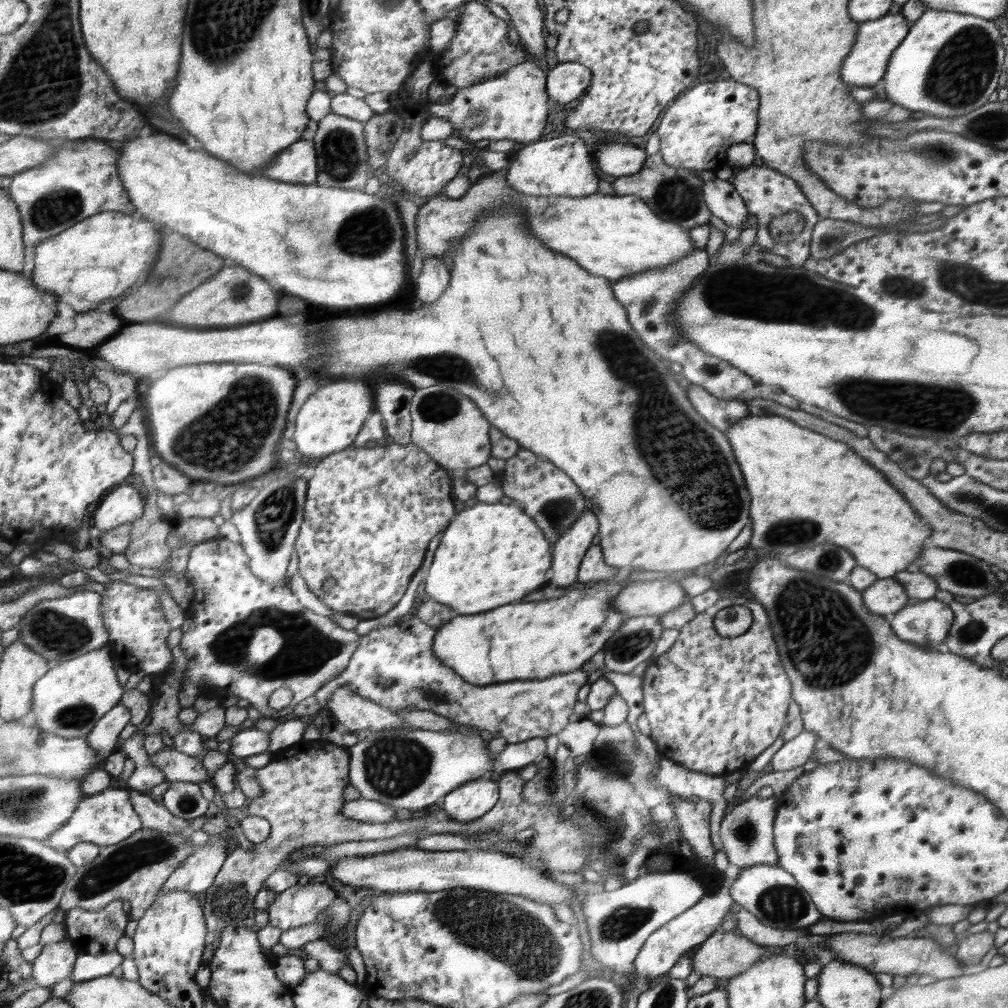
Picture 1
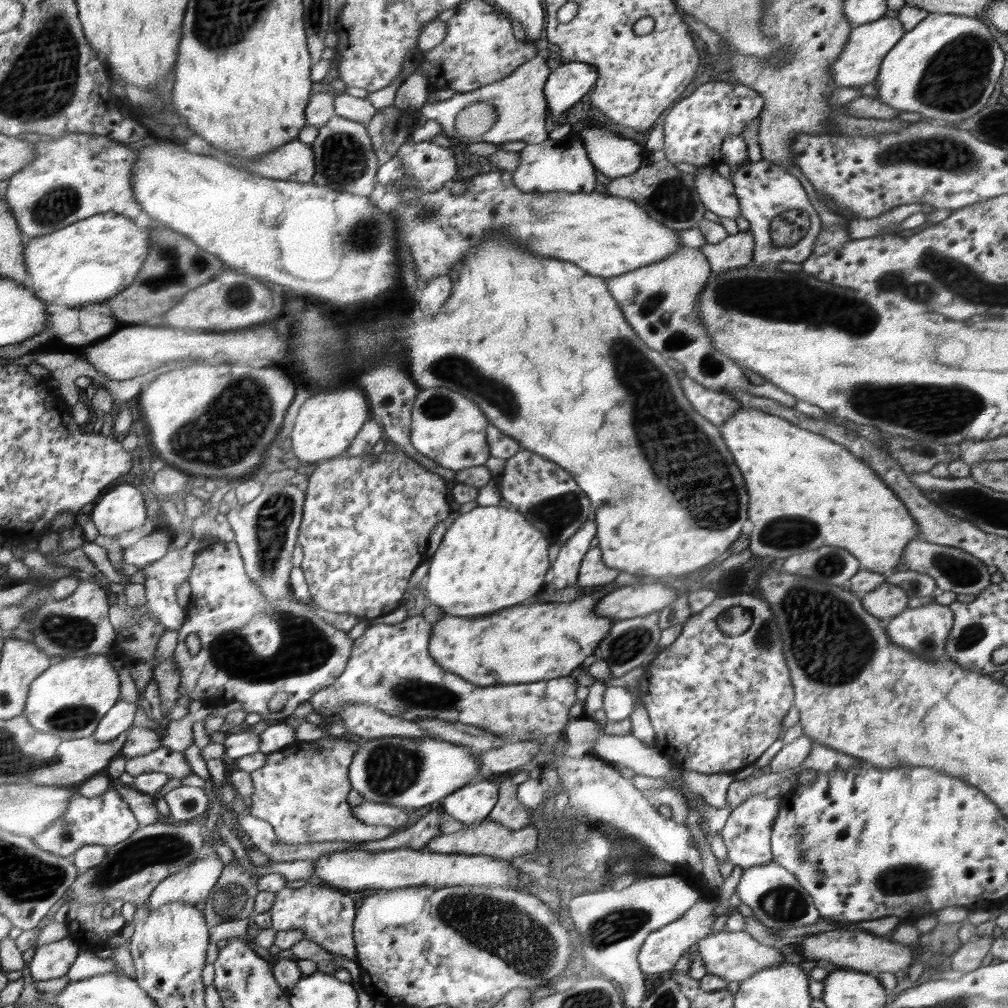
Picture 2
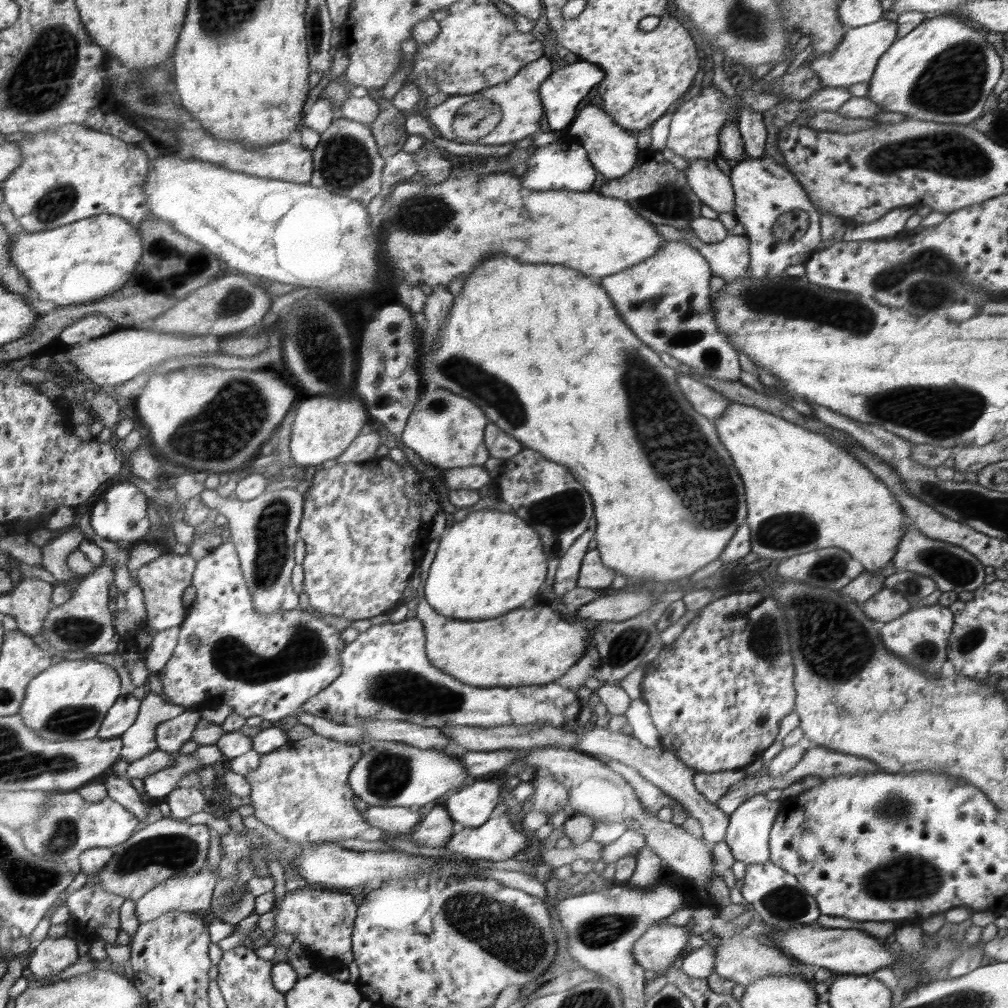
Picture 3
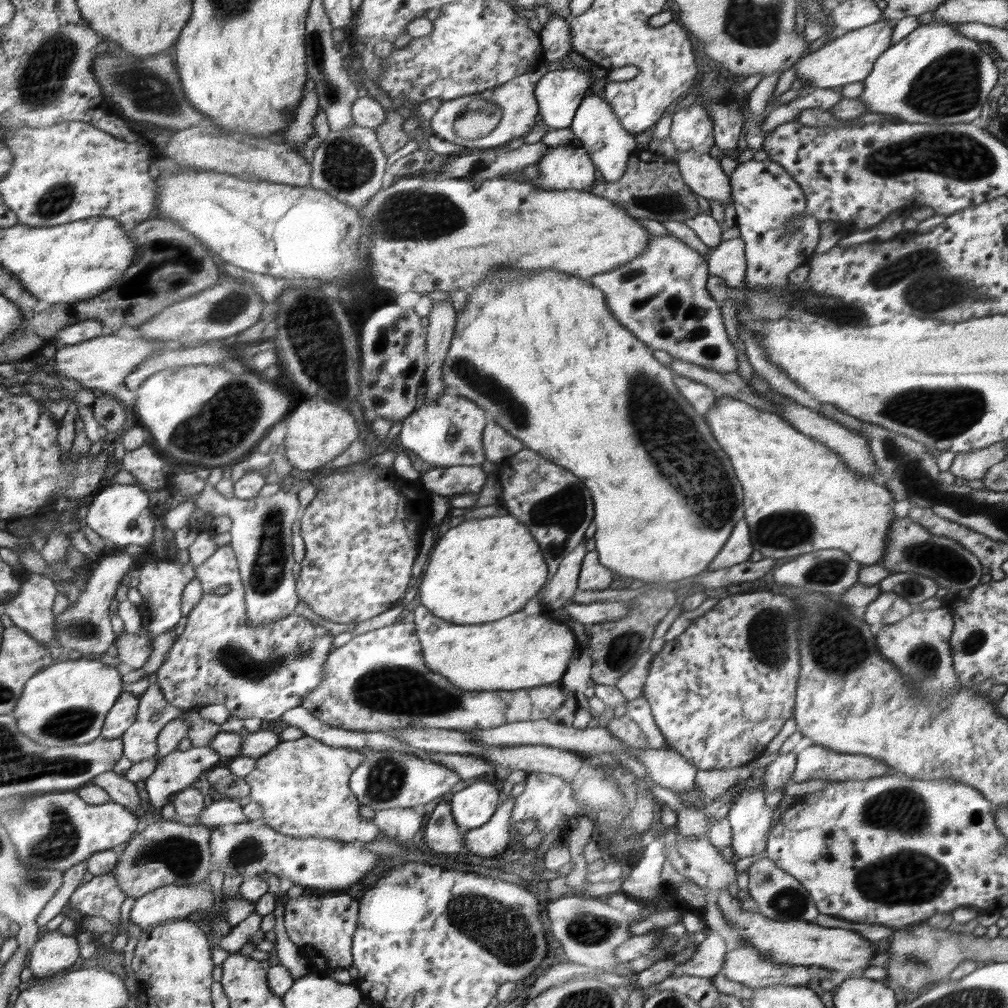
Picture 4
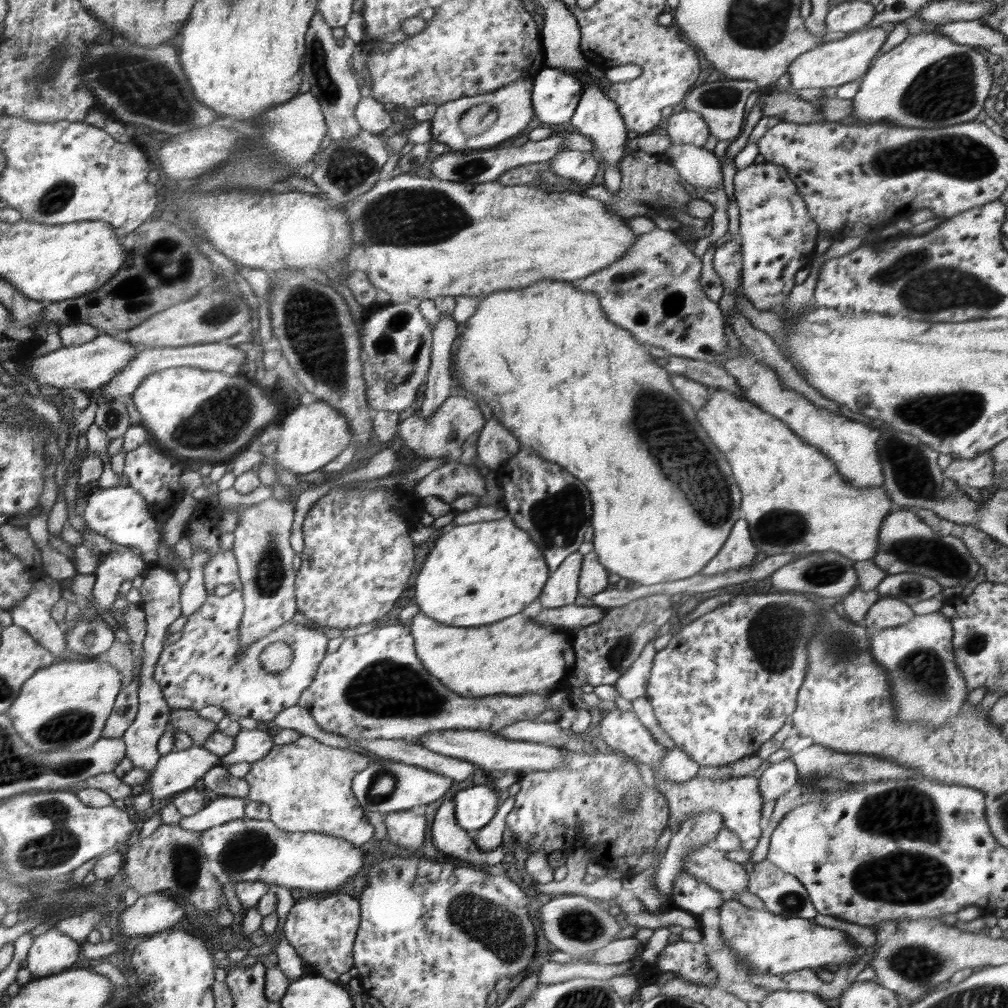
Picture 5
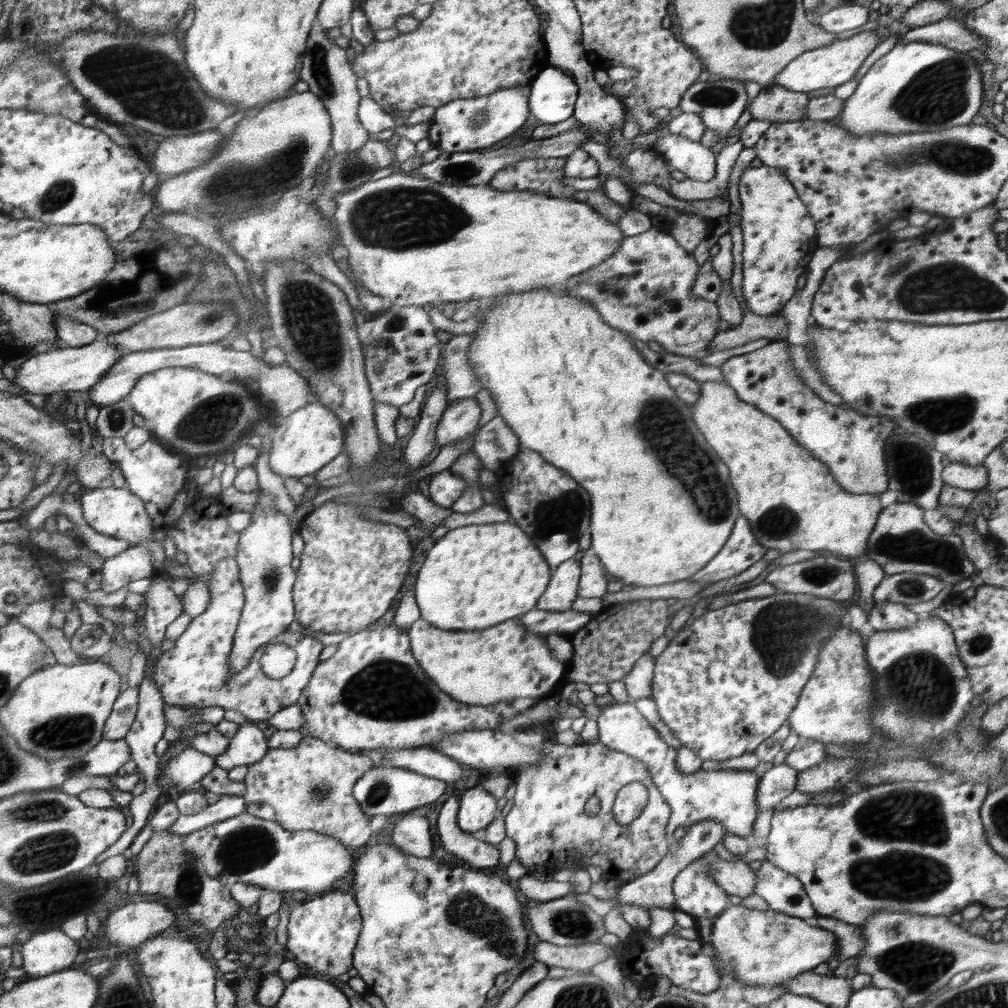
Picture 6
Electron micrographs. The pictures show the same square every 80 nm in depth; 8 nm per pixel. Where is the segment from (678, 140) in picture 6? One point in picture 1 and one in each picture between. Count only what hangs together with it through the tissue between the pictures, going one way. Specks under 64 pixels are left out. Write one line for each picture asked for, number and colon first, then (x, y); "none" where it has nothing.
1: (722, 200)
2: (717, 193)
3: (714, 188)
4: (702, 173)
5: (698, 166)

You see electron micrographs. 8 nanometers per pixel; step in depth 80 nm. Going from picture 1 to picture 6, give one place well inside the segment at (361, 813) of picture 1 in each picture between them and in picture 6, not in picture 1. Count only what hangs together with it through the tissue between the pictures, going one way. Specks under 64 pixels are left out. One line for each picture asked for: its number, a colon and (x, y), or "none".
2: (374, 814)
3: (400, 820)
4: (398, 824)
5: (405, 829)
6: (411, 834)

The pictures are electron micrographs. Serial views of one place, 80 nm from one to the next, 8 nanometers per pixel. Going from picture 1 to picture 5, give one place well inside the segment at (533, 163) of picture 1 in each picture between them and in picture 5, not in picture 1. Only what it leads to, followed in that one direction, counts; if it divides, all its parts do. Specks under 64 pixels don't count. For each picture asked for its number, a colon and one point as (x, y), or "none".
2: (560, 165)
3: (563, 165)
4: (565, 167)
5: (578, 165)

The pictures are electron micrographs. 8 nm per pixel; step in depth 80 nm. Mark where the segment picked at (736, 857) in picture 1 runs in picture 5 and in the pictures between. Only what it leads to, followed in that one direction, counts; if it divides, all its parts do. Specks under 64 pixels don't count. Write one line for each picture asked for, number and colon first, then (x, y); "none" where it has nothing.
2: (747, 834)
3: (750, 824)
4: (749, 817)
5: (738, 800)

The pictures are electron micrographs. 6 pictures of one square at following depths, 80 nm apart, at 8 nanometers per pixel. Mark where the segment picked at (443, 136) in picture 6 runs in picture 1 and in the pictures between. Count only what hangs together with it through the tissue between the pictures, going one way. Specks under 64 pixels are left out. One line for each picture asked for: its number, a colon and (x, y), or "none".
1: (513, 105)
2: (514, 108)
3: (510, 111)
4: (488, 119)
5: (485, 120)

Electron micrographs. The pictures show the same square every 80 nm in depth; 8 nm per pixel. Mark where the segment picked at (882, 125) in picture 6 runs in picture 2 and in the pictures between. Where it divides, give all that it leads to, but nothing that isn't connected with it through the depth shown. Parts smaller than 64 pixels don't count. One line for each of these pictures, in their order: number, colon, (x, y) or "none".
2: (946, 67)
3: (943, 71)
4: (935, 75)
5: (927, 81)

